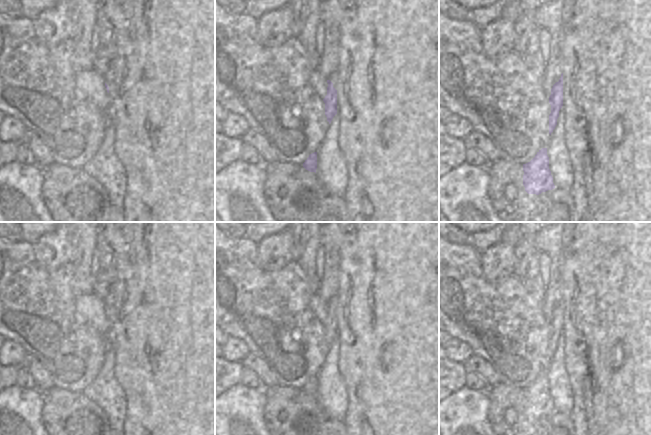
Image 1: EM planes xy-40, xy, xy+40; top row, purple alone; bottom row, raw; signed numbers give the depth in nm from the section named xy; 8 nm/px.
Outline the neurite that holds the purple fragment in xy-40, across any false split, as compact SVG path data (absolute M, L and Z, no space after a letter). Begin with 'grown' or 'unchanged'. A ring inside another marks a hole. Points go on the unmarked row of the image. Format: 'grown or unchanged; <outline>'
grown; M112 284L109 293L105 299L105 311L111 323L111 327L115 321L115 315L117 313L117 301L115 299L115 284Z

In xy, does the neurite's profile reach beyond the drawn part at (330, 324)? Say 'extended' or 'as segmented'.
extended

